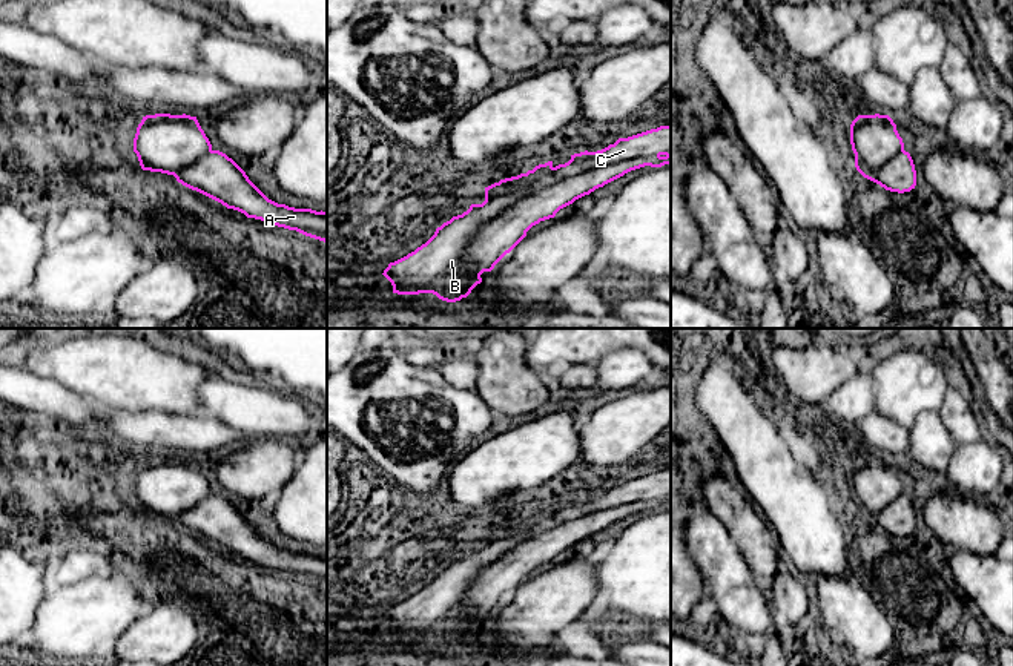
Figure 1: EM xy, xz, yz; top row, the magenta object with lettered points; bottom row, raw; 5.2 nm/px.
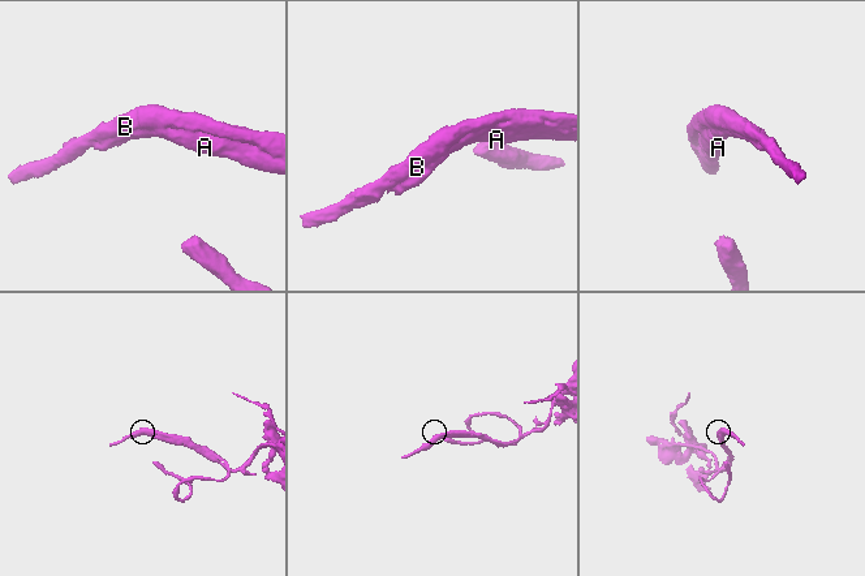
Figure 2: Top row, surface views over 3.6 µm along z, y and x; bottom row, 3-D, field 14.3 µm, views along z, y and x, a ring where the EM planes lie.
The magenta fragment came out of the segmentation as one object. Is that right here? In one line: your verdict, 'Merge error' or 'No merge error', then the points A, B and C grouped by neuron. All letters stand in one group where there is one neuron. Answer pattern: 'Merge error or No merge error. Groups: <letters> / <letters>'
No merge error. Groups: A B C

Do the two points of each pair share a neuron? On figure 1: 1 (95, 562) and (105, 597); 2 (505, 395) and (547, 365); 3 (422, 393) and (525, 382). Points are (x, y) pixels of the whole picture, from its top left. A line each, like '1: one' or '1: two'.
1: two
2: two
3: two

